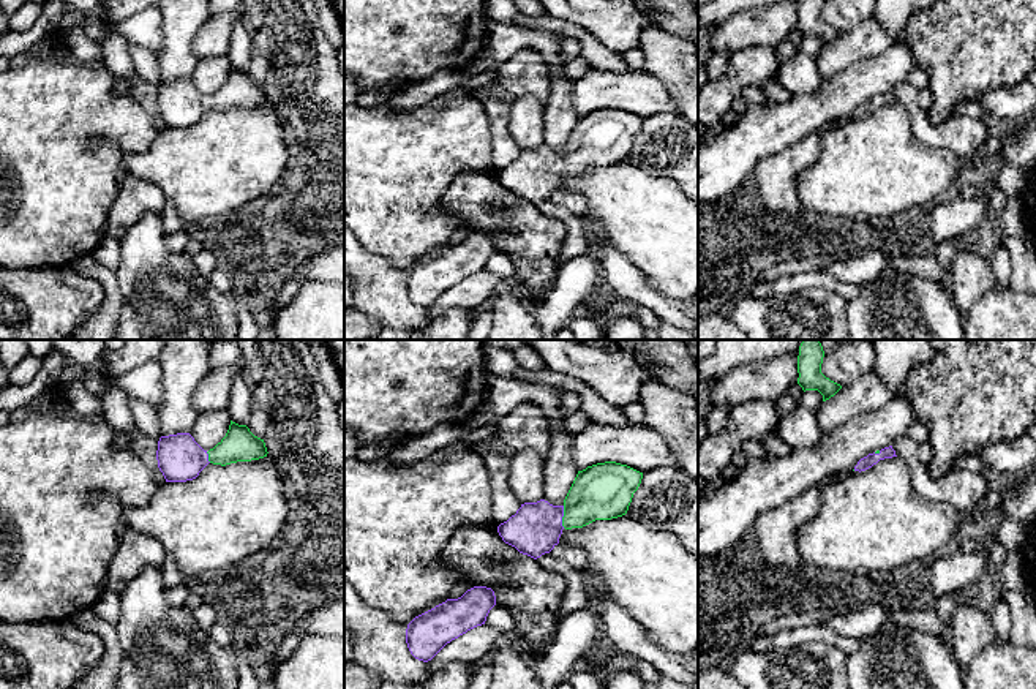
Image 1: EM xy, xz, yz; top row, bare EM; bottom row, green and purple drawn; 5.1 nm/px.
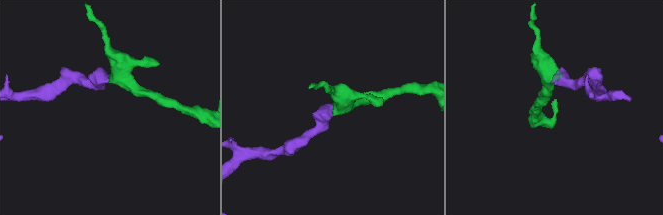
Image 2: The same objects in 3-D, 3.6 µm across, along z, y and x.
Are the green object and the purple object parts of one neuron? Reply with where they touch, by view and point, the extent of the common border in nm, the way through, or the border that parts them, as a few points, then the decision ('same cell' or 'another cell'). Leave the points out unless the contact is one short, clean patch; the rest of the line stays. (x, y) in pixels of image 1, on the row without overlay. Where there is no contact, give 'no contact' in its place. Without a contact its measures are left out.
meets green in xz at (563, 163); contact 110 nm long; runs through xz (600, 138), (574, 160), (563, 163), (544, 168), (534, 176); same cell

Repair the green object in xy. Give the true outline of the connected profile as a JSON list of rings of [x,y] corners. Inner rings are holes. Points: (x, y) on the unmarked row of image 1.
[[[231,66],[226,82],[208,98],[190,79],[161,82],[156,106],[166,128],[186,128],[199,122],[208,111],[231,111],[267,103],[264,85],[254,82],[246,71]]]

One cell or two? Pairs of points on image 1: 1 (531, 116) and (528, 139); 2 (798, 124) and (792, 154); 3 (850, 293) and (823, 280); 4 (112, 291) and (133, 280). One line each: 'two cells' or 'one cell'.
1: one cell
2: two cells
3: one cell
4: two cells

